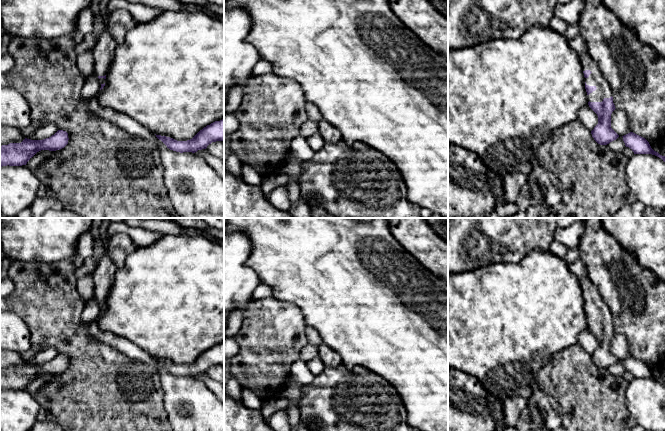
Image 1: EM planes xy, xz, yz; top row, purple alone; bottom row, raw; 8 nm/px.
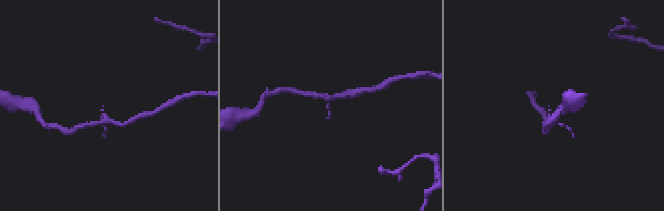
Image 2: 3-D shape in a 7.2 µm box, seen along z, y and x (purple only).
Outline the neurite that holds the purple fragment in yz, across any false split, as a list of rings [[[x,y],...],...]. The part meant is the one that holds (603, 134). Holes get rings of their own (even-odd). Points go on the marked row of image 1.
[[[581,34],[568,39],[568,42],[576,51],[582,65],[588,105],[598,116],[598,124],[591,131],[592,137],[598,144],[607,145],[619,137],[611,128],[611,114],[616,108],[610,85],[604,80],[598,65],[589,55]]]

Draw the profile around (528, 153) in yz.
[[[535,25],[517,39],[496,39],[472,47],[448,49],[448,143],[475,153],[490,170],[502,178],[516,172],[529,175],[539,165],[535,157],[538,147],[551,137],[554,130],[576,120],[579,111],[588,105],[588,102],[585,77],[576,51],[570,47],[564,35],[550,27]]]

